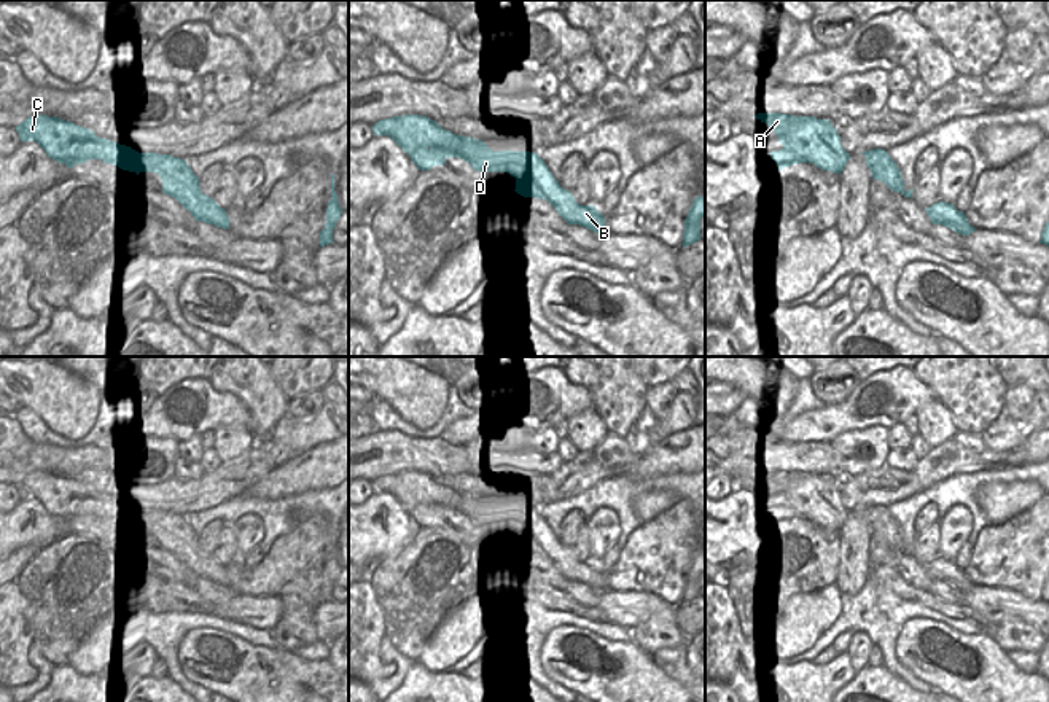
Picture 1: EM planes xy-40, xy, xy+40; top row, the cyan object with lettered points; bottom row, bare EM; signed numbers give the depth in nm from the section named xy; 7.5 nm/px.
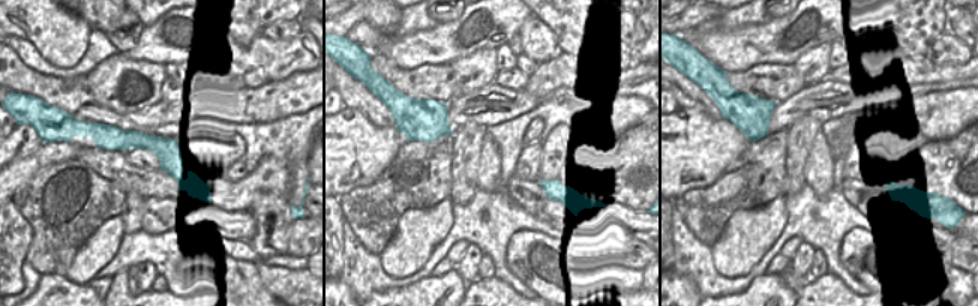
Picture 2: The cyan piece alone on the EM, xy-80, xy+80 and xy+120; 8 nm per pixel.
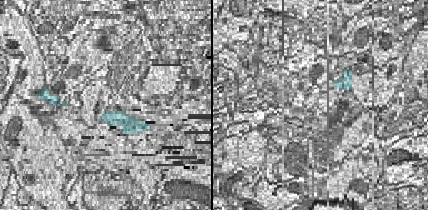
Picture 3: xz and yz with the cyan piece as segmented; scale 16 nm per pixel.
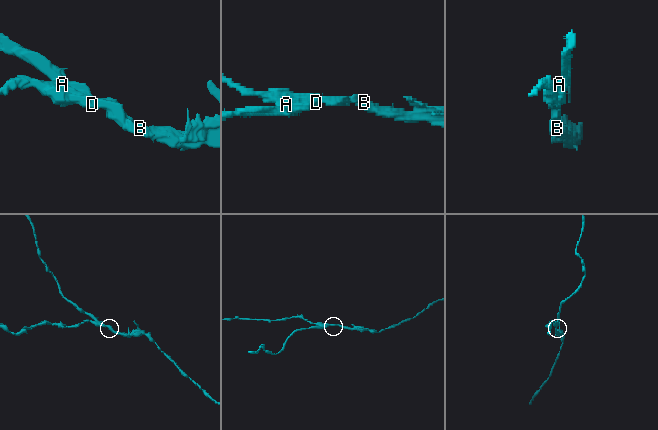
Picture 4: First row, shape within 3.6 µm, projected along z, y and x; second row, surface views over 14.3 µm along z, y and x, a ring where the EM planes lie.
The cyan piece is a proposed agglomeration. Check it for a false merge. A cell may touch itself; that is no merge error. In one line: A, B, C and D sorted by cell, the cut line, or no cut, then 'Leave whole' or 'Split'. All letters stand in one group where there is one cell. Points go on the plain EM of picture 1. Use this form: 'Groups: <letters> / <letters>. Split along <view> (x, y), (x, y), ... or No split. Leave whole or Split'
Groups: A / B C D. Split along xy (403, 471), (422, 486), (430, 500), (457, 506), (467, 499). Split

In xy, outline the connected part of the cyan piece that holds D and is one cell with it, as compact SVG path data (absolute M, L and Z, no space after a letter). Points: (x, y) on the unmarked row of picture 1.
M393 473L380 476L372 482L376 492L388 492L409 511L419 527L430 527L435 522L444 522L447 514L460 514L478 528L506 528L516 535L516 549L524 554L546 556L568 581L579 581L599 592L606 591L605 575L594 562L579 562L573 551L563 546L549 528L538 509L530 508L492 508L482 497L466 493L466 500L454 506L444 506L428 500L428 493L422 484L409 479L406 473Z

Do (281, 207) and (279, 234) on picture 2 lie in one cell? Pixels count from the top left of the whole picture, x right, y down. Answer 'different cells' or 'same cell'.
different cells

